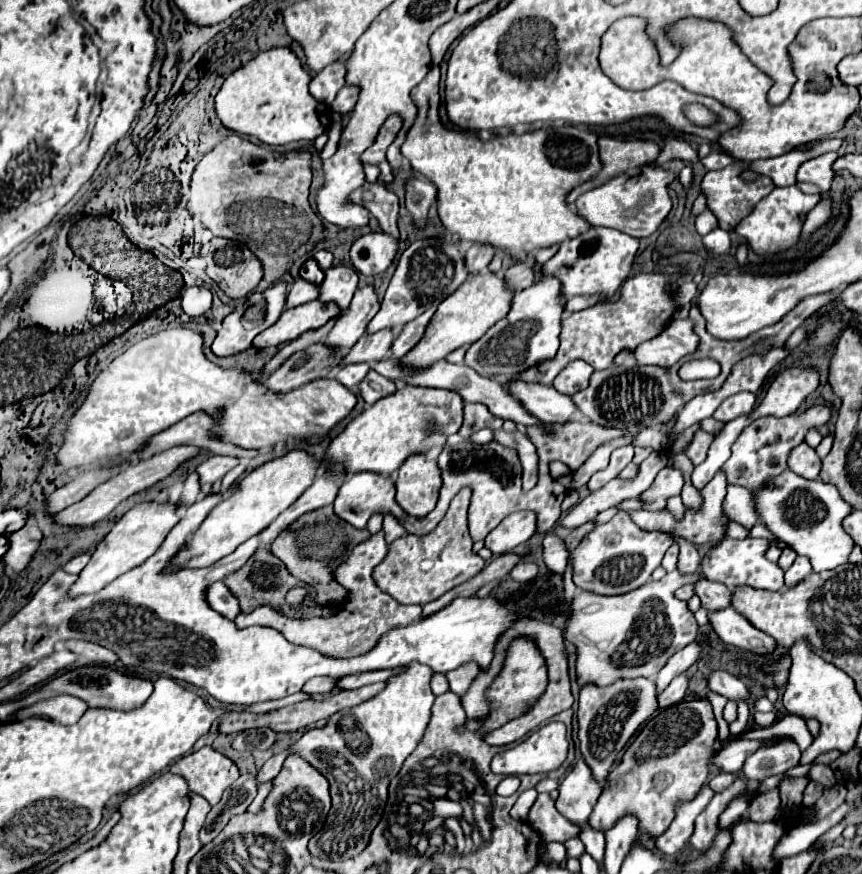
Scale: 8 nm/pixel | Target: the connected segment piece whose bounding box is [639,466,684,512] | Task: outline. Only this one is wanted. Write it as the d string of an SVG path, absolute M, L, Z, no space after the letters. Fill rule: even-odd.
M665 466L659 474L657 480L653 480L653 484L639 496L639 500L643 502L643 510L661 510L667 506L667 500L671 496L679 496L681 494L681 486L683 486L683 475L679 470L675 470L673 466Z

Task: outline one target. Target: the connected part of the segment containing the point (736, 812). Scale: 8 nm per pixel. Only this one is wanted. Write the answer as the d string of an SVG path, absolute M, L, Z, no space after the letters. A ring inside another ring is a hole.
M751 792L749 798L737 798L737 800L733 800L733 802L727 806L727 810L721 814L719 826L721 826L721 828L723 828L723 826L729 826L733 820L737 820L737 818L743 816L743 814L747 814L749 800L751 800L755 794L757 794L757 792Z

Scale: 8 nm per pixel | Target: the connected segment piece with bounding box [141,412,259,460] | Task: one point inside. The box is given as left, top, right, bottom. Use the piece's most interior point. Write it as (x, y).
(196, 430)

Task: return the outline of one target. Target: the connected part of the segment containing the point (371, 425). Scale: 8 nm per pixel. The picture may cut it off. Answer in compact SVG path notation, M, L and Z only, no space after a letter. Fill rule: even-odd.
M405 386L377 400L371 408L361 412L351 424L329 444L327 460L323 464L345 466L349 474L371 470L379 474L393 474L411 454L425 454L433 446L443 446L451 434L461 428L463 400L457 392L439 388Z

